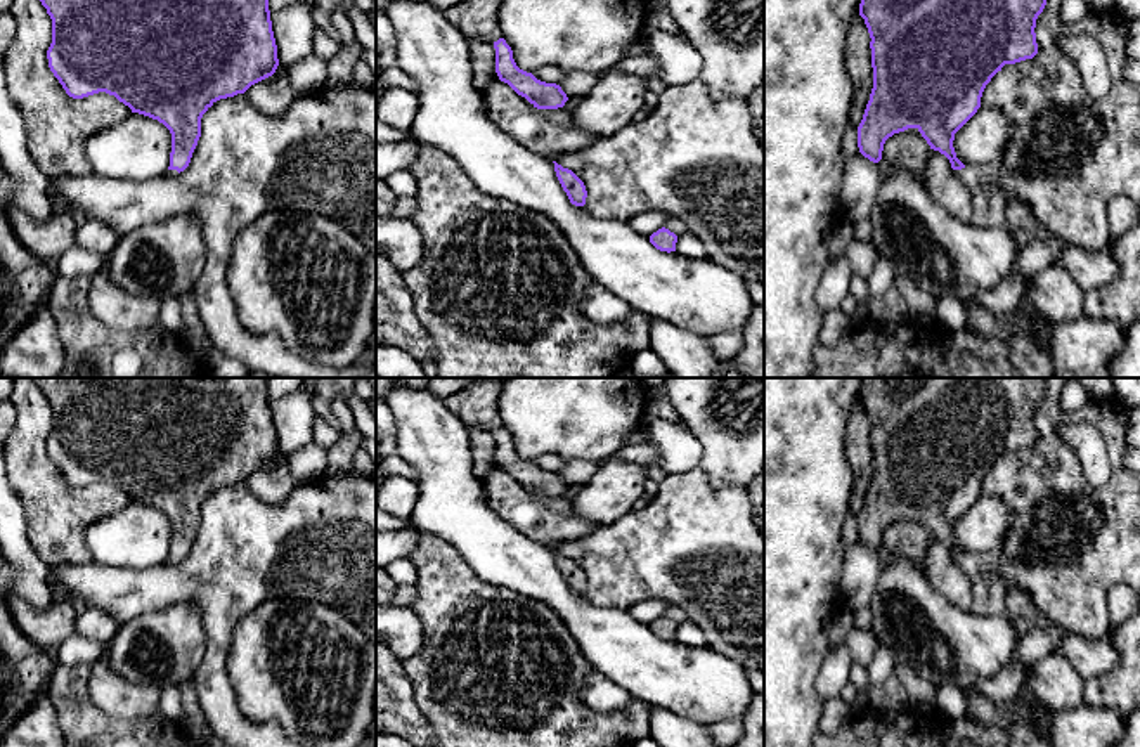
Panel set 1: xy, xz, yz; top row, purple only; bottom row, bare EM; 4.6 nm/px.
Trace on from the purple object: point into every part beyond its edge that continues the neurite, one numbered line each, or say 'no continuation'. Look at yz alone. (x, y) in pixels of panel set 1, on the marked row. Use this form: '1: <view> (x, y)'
1: yz (981, 179)

